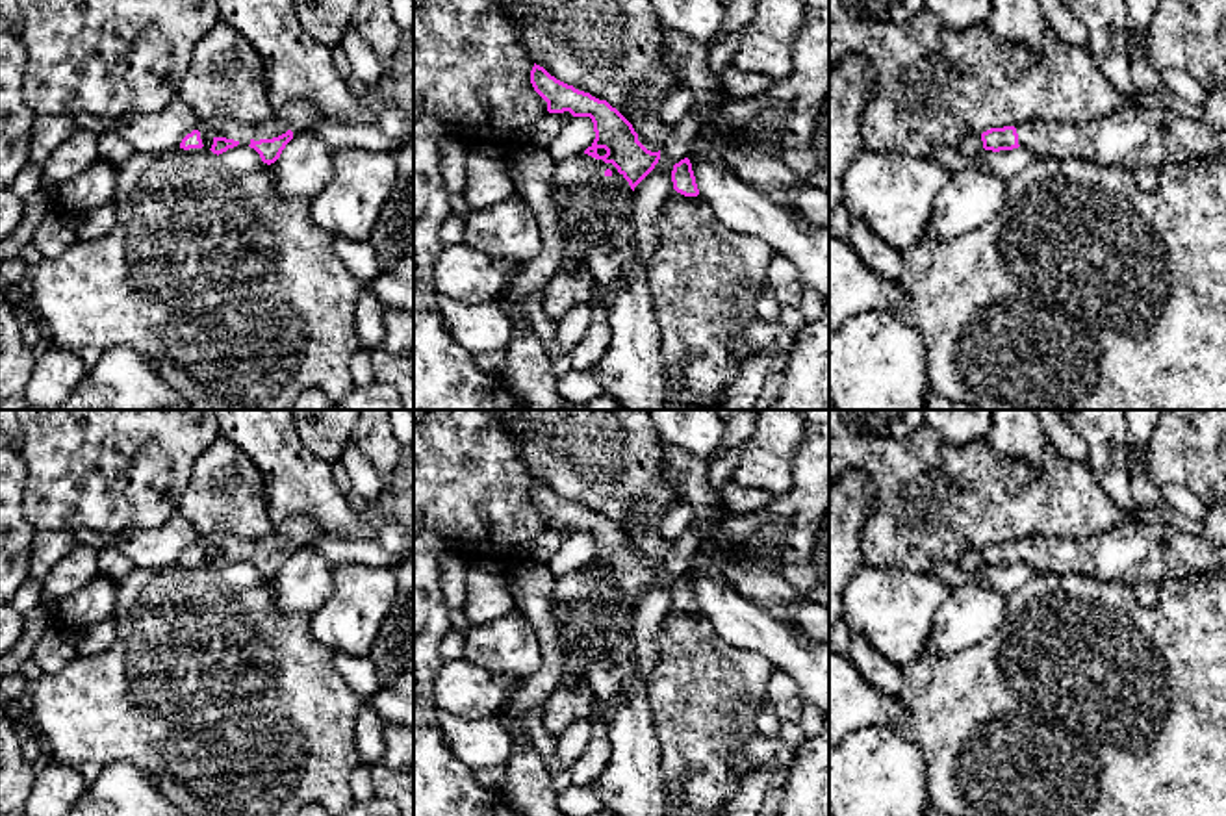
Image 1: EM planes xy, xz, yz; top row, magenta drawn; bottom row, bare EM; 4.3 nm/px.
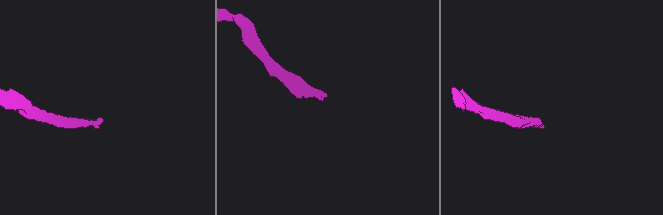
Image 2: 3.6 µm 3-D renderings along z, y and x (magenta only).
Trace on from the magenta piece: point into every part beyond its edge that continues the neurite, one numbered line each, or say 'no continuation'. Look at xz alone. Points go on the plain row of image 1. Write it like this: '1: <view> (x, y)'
1: xz (703, 694)

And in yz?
1: yz (1134, 553)

